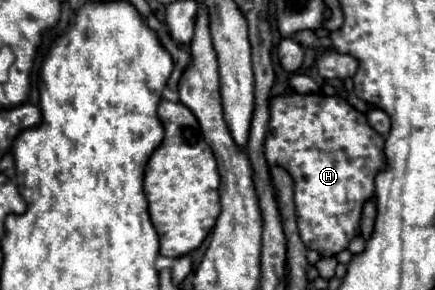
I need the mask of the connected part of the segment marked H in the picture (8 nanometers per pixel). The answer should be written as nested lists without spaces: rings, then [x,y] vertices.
[[[291,93],[291,95],[279,95],[279,97],[273,97],[271,99],[271,121],[269,121],[269,135],[267,135],[267,141],[265,141],[265,157],[269,161],[271,167],[283,167],[295,181],[295,205],[297,205],[297,223],[299,223],[299,235],[301,235],[301,241],[317,251],[321,257],[333,257],[337,255],[339,251],[347,249],[351,239],[359,235],[361,231],[361,213],[363,213],[363,205],[375,197],[375,177],[377,173],[381,173],[385,167],[387,167],[387,161],[385,161],[385,137],[379,135],[367,121],[367,117],[363,113],[359,113],[357,109],[353,109],[343,97],[339,95],[333,95],[333,97],[327,97],[327,95],[321,95],[321,93],[309,93],[309,95],[299,95],[299,93]]]

